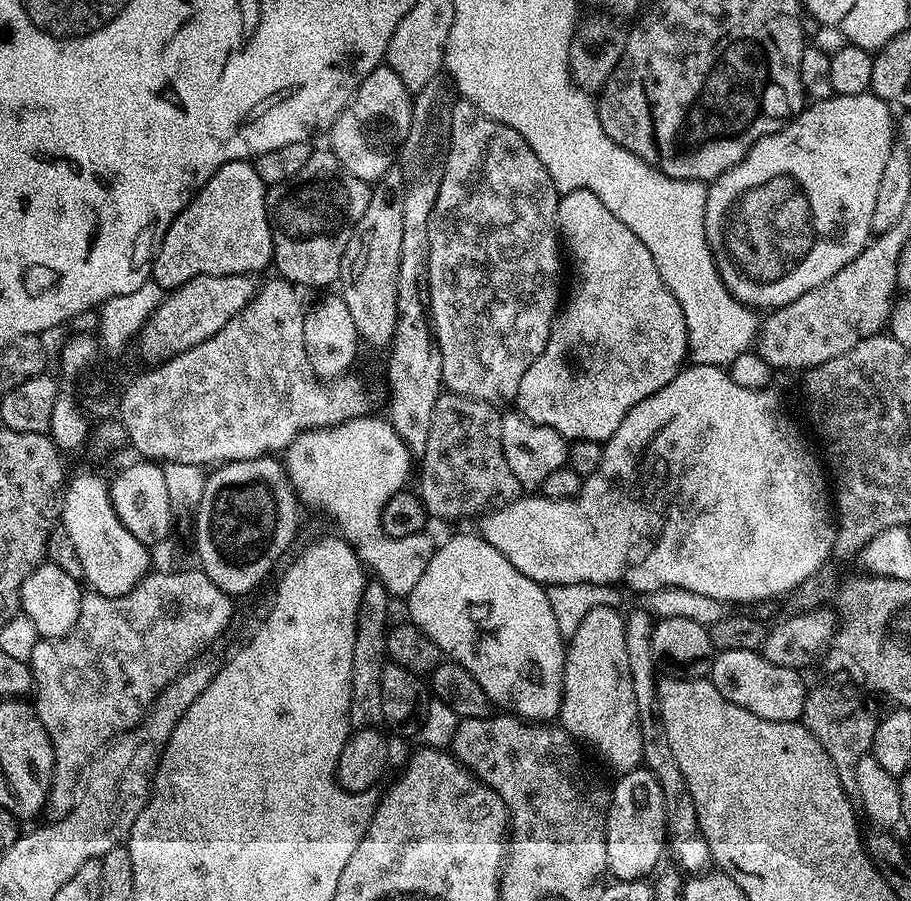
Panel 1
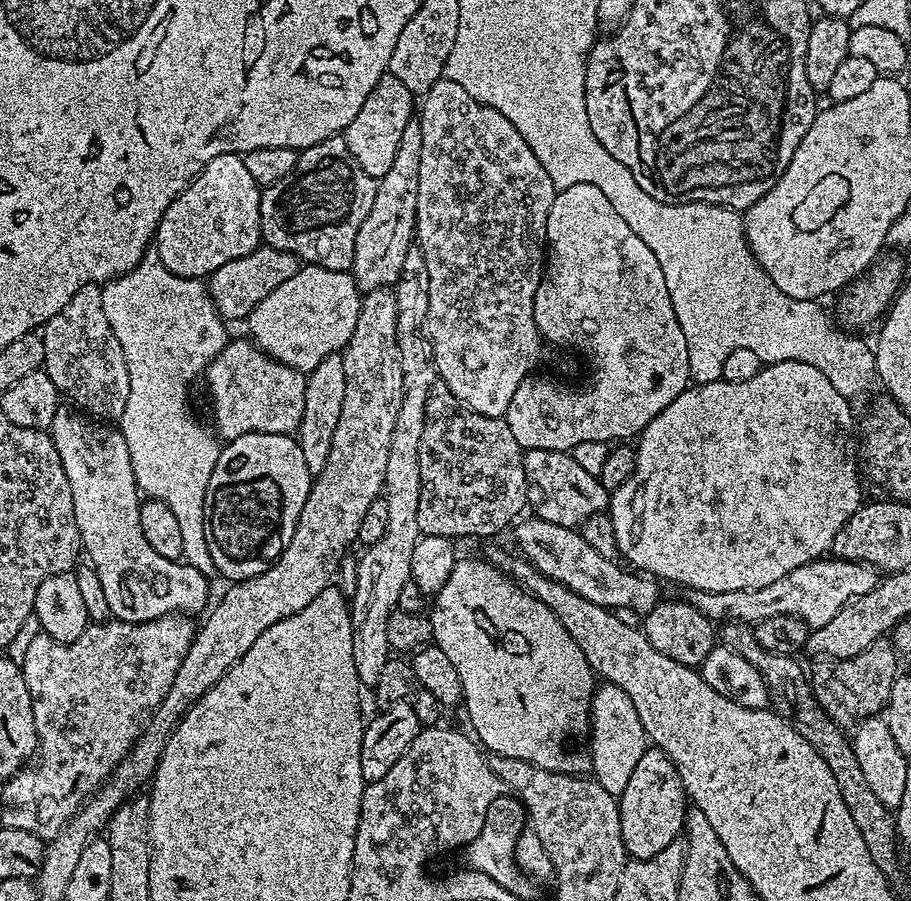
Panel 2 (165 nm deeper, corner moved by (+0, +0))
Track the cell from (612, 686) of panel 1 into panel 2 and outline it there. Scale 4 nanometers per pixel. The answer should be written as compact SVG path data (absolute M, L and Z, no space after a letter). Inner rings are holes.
M604 682L592 694L592 722L588 730L588 755L591 775L600 783L606 794L619 798L622 790L630 782L630 774L638 766L642 754L650 746L642 718L634 710L626 690L609 682Z

